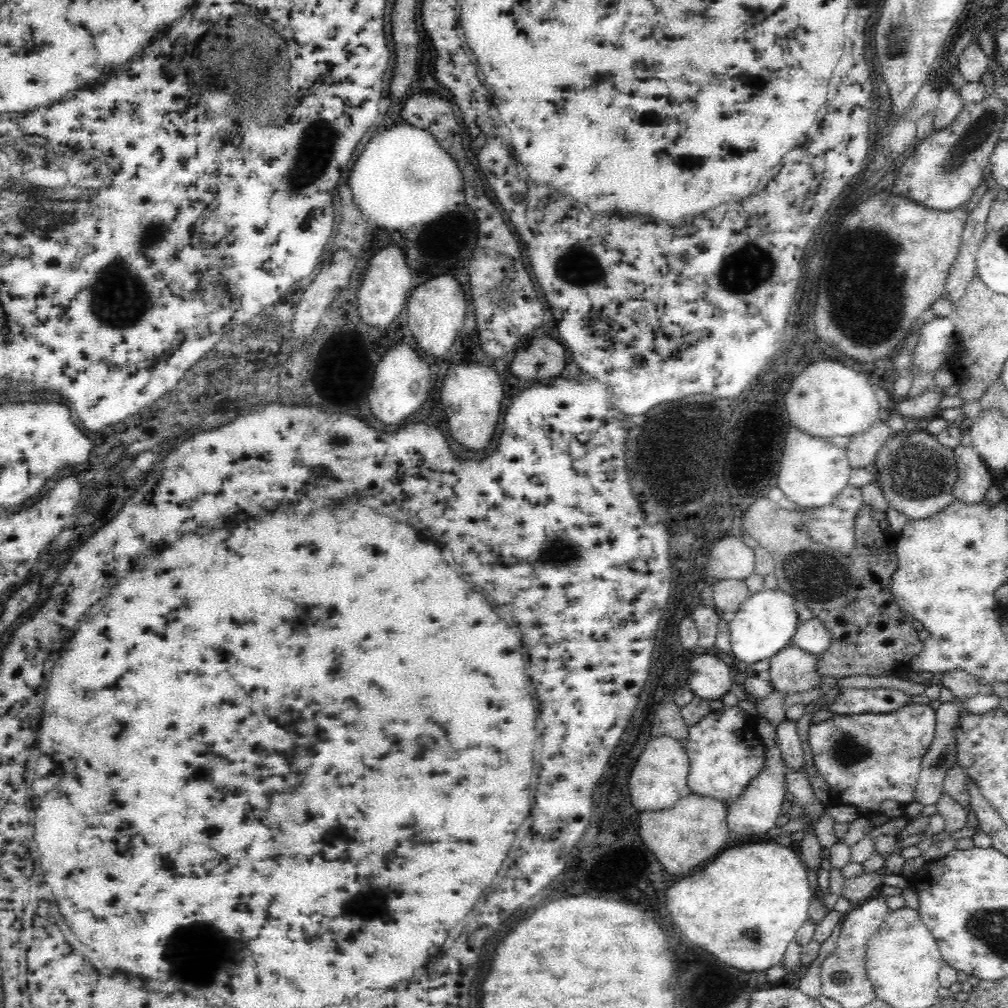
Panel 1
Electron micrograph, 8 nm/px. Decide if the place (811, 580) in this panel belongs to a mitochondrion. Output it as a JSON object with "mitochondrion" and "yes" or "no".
{"mitochondrion":"yes"}

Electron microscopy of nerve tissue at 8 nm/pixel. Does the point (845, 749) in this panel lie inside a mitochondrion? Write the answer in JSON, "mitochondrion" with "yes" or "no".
{"mitochondrion":"yes"}

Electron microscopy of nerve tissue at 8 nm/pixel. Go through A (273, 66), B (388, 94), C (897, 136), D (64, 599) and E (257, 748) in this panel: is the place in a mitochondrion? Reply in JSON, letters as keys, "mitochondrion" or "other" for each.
{"A":"mitochondrion","B":"other","C":"other","D":"other","E":"other"}

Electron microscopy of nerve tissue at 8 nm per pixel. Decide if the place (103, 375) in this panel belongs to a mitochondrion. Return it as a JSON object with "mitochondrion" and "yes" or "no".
{"mitochondrion":"no"}

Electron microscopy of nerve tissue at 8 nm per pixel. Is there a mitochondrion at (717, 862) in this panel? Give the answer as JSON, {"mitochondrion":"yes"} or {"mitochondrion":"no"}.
{"mitochondrion":"no"}

